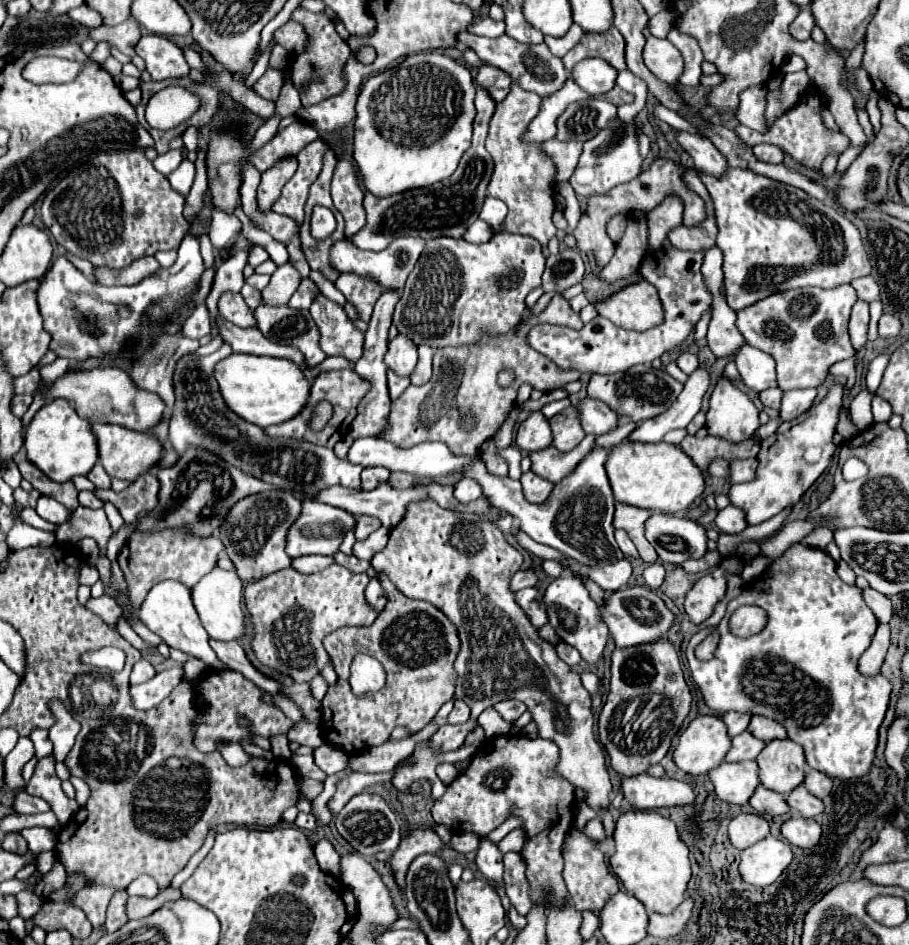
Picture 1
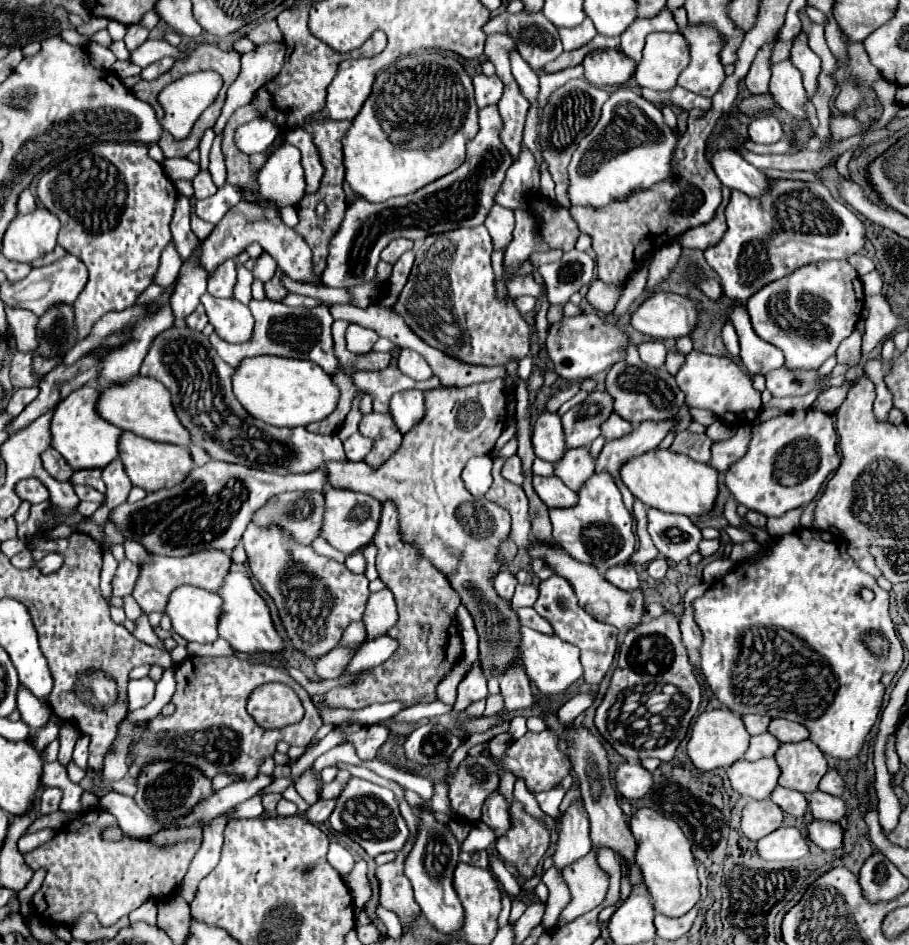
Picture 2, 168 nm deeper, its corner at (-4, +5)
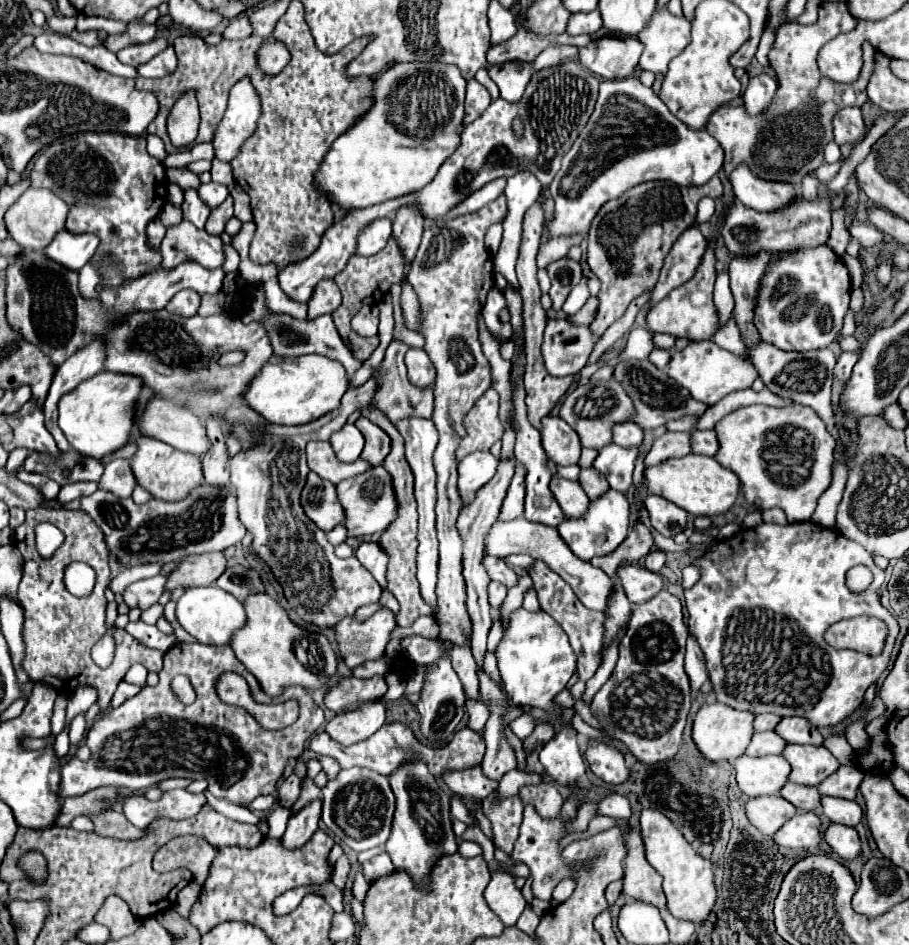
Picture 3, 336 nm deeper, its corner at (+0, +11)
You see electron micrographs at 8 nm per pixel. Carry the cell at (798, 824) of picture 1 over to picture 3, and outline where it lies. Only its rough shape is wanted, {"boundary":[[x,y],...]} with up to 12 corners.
{"boundary":[[832,824],[824,838],[842,860],[862,852],[854,828]]}

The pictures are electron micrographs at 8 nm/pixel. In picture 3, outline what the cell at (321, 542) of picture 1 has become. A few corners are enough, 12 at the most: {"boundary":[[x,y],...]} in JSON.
{"boundary":[[382,464],[342,480],[348,536],[384,532],[398,502]]}

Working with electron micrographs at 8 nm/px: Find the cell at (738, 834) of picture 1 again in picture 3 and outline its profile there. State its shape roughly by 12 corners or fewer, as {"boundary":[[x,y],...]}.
{"boundary":[[780,794],[750,798],[748,820],[774,836],[798,808]]}

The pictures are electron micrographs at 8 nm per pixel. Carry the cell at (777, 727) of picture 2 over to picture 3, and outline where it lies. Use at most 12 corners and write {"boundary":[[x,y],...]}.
{"boundary":[[782,718],[776,732],[790,744],[822,746],[806,718]]}

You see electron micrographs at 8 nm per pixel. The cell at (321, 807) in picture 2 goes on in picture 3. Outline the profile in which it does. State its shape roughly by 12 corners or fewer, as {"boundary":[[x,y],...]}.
{"boundary":[[320,800],[288,820],[280,844],[302,848],[318,830]]}

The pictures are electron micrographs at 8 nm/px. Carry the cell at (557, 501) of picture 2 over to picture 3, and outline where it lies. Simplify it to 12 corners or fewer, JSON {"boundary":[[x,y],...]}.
{"boundary":[[554,476],[550,490],[566,518],[582,518],[590,500],[578,482]]}

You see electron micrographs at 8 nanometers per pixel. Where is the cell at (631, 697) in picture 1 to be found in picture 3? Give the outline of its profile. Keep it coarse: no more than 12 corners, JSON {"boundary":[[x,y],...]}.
{"boundary":[[670,592],[632,608],[590,708],[642,764],[676,756],[688,630]]}

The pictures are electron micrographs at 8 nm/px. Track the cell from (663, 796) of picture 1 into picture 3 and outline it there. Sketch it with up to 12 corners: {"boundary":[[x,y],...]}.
{"boundary":[[590,742],[590,770],[608,784],[628,780],[624,756],[604,742]]}

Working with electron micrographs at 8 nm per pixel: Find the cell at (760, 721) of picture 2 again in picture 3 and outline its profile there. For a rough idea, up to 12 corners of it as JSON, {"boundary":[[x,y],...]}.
{"boundary":[[758,714],[754,730],[774,730],[782,718],[776,714]]}

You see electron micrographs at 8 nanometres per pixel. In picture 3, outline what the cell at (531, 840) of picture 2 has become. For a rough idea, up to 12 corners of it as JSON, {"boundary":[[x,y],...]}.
{"boundary":[[550,782],[520,788],[524,804],[554,818],[562,794]]}

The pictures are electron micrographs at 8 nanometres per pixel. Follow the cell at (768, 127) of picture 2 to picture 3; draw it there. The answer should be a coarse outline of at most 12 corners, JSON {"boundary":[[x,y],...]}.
{"boundary":[[768,72],[750,78],[744,104],[750,114],[772,102],[778,82]]}

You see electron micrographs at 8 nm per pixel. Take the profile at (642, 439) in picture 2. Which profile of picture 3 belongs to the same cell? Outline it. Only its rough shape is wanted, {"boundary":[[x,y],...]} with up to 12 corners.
{"boundary":[[604,446],[594,468],[610,488],[632,486],[638,450]]}

